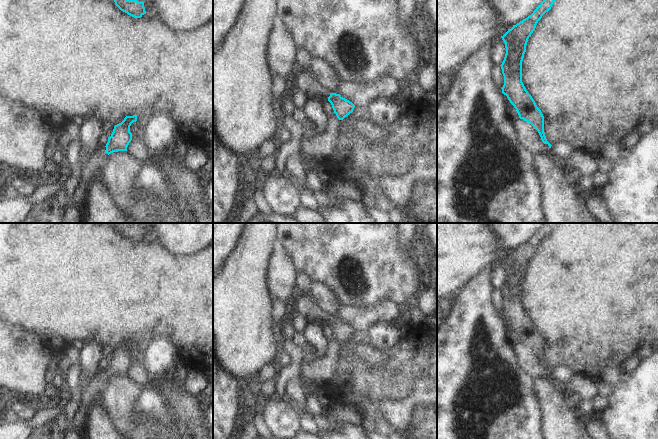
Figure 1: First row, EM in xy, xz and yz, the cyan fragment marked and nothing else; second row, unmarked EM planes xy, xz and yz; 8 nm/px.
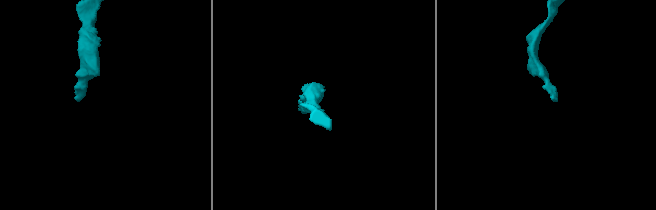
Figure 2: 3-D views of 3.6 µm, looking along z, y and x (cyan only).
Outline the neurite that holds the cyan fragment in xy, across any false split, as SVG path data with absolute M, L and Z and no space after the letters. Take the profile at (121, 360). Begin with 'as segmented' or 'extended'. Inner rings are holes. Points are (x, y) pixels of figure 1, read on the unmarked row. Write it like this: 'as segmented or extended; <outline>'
extended; M136 338L133 340L126 340L121 347L114 350L113 356L111 360L108 361L108 366L105 370L100 369L89 383L80 384L82 389L82 399L72 420L72 425L76 428L76 431L81 433L86 427L91 407L99 402L102 396L102 390L94 387L94 379L99 375L105 375L108 379L113 376L127 375L127 371L132 364L130 350L136 345Z

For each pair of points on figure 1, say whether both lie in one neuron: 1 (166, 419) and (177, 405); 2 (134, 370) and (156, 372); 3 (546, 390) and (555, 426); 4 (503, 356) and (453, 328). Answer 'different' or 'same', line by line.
1: different
2: different
3: same
4: same

